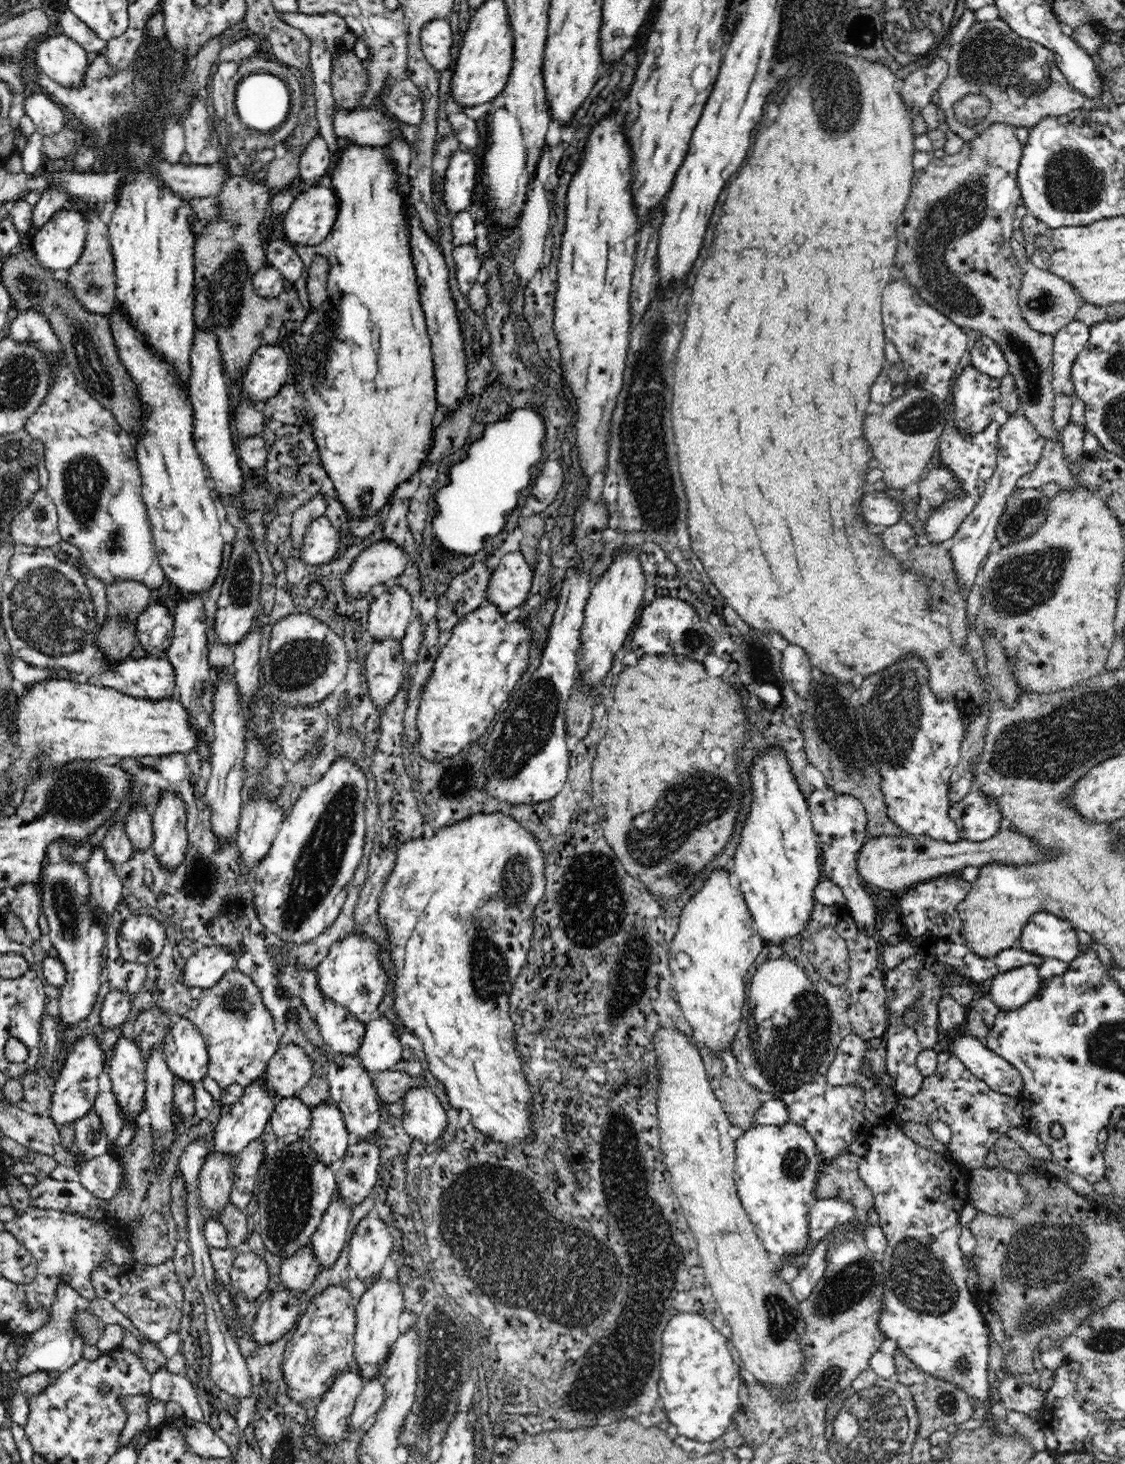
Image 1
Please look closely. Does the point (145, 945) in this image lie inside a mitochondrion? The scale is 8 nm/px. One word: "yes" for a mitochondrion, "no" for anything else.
yes

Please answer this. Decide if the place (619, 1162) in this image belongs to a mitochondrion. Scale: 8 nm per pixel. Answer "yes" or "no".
yes

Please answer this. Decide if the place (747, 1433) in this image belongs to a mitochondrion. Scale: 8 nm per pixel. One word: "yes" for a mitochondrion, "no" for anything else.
no

